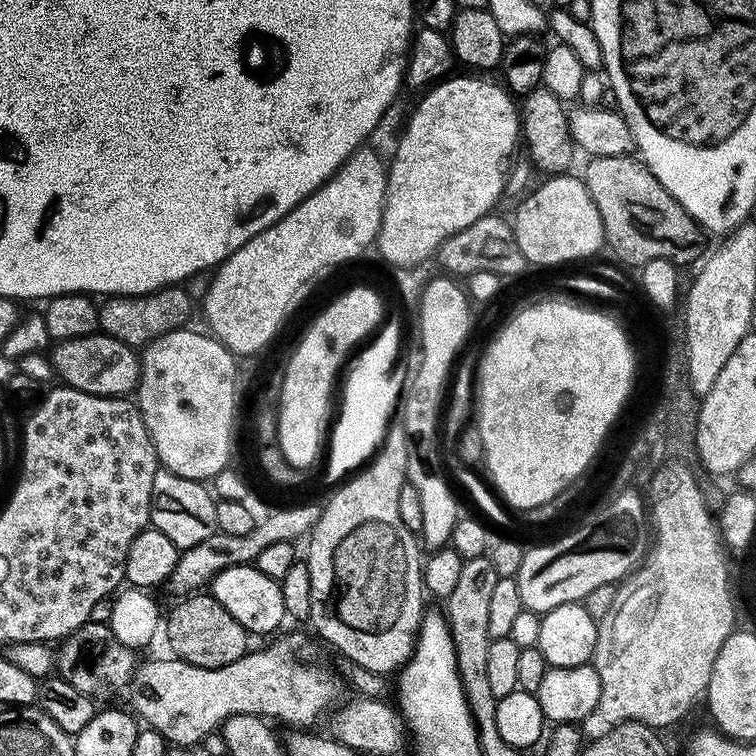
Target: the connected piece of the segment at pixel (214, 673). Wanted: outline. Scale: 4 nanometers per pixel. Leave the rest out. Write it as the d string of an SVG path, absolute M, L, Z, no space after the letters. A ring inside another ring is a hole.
M288 632L285 636L277 635L275 637L277 640L265 652L249 650L242 658L238 658L238 662L230 662L230 666L221 668L203 668L175 658L148 660L145 664L143 661L132 673L131 711L147 727L162 734L169 745L199 745L206 738L206 734L217 731L224 720L234 714L263 716L269 722L281 720L284 724L292 724L288 726L296 730L311 729L316 726L312 724L318 723L324 715L329 715L330 709L337 703L335 700L340 696L340 688L336 685L336 676L330 669L300 657L300 655L312 656L316 652L315 646L308 641L309 633L305 632Z

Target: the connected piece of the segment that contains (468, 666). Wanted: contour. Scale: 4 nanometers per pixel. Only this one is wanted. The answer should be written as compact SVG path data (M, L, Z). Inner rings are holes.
M491 555L470 557L465 559L462 574L446 601L446 619L456 651L456 665L460 671L460 681L464 687L464 693L470 702L477 702L476 700L494 701L494 694L490 690L486 671L486 661L490 651L488 638L490 625L487 609L490 606L494 585L499 580L500 575L498 570L494 570Z

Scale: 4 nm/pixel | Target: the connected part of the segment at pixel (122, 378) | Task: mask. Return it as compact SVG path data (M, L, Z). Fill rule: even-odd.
M101 332L83 335L82 338L61 340L50 352L50 359L57 377L67 387L82 390L83 393L99 396L128 396L140 383L139 353Z

